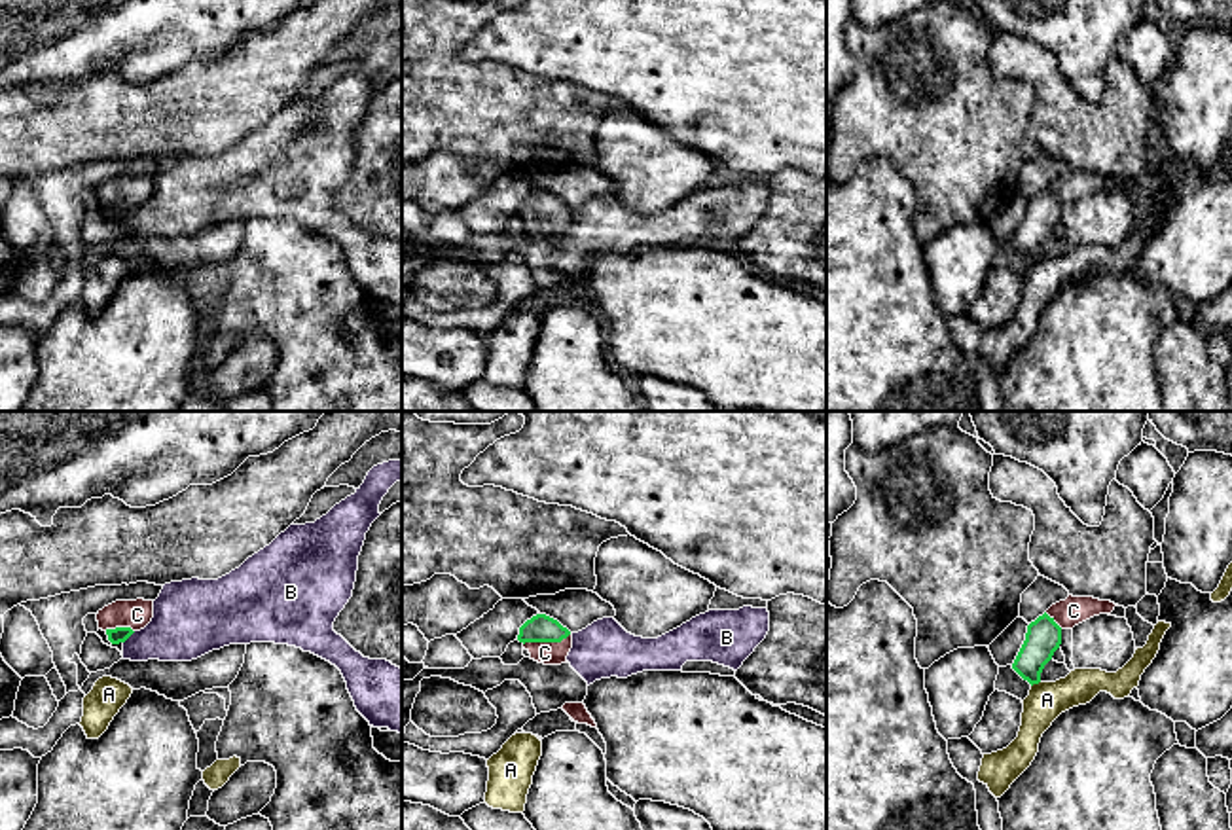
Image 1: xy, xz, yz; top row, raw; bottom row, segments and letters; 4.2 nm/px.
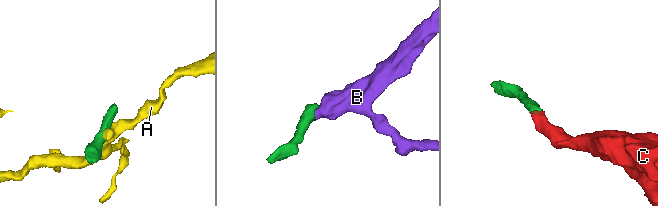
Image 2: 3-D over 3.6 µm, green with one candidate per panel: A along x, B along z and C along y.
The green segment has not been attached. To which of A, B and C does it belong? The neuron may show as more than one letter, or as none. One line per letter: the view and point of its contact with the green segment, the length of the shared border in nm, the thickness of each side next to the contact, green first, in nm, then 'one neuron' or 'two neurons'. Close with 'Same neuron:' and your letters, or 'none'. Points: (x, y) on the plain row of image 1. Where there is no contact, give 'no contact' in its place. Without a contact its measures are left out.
A: yz (1035, 258) | 50 nm | 150/160 nm | two neurons
B: xy (129, 211) | 80 nm | 70/300 nm | two neurons
C: xz (546, 216) | 220 nm | 120/100 nm | one neuron
Same neuron: C

